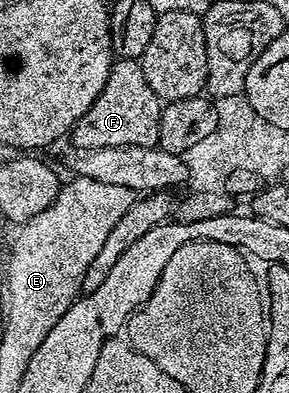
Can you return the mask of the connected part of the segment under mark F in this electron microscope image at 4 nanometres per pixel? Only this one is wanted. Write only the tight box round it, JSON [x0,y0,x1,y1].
[69,58,164,151]

